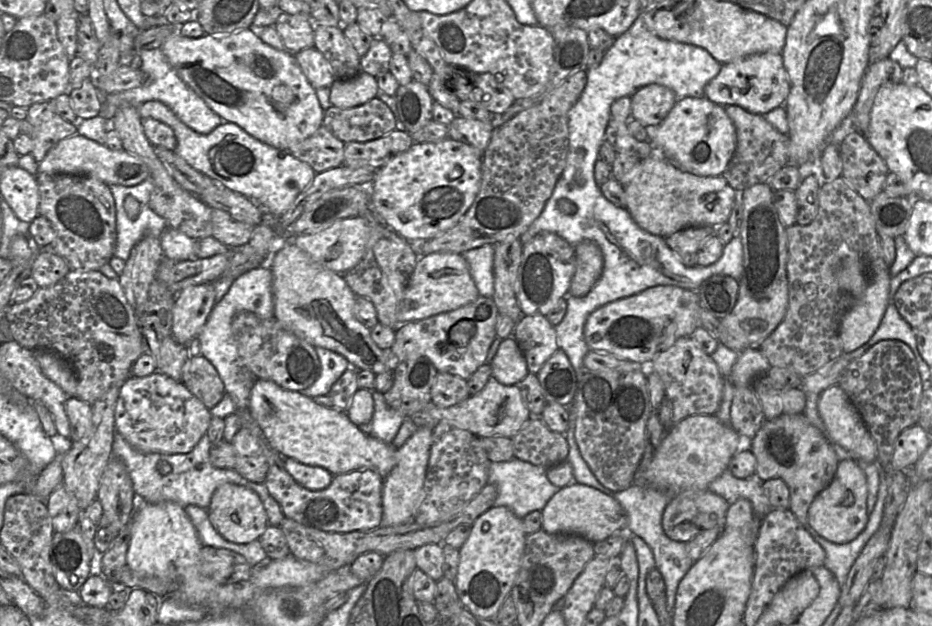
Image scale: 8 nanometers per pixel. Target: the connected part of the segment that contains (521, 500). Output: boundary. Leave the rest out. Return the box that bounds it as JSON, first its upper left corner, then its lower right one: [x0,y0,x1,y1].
[488,458,560,519]

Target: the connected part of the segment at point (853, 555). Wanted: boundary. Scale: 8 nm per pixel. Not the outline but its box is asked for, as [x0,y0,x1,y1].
[810,468,887,587]

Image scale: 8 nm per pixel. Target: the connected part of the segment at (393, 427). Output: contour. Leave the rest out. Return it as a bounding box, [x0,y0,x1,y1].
[358,391,405,444]

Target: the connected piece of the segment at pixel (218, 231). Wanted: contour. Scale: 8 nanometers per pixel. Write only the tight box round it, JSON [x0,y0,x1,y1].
[212,208,255,248]

